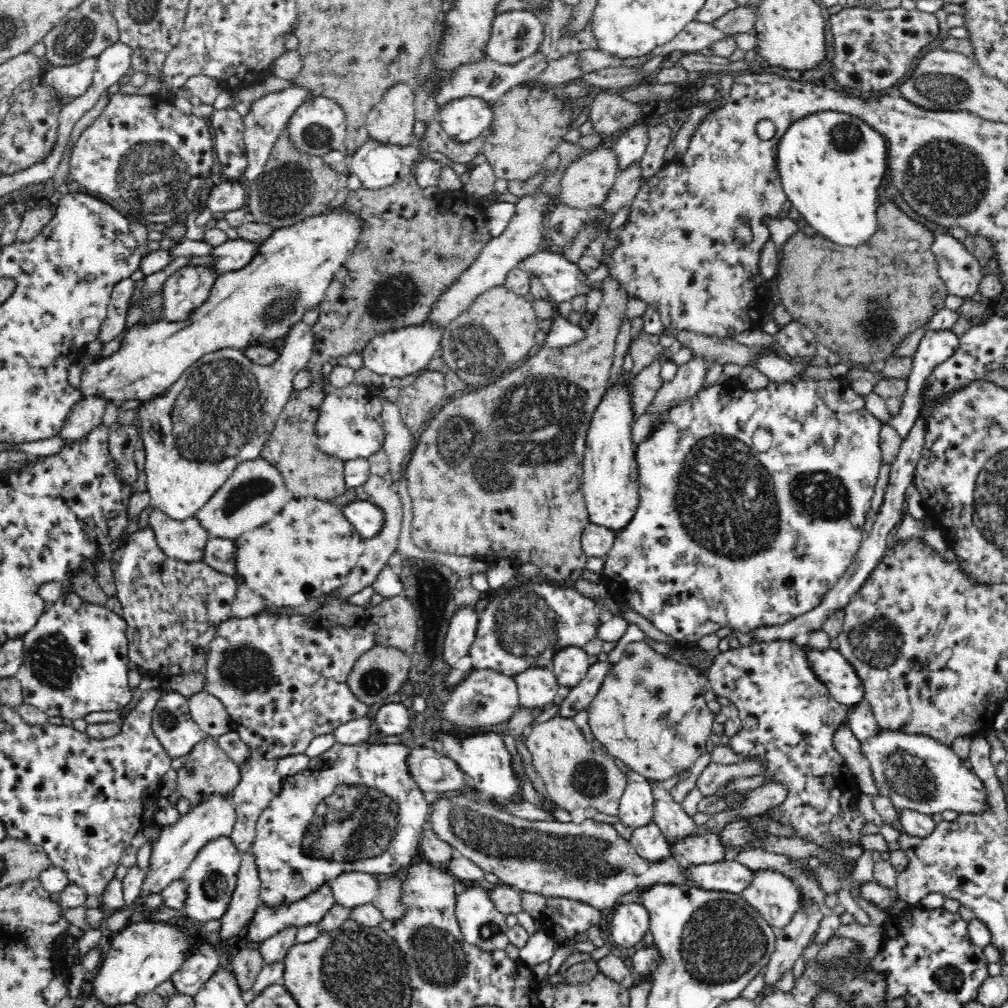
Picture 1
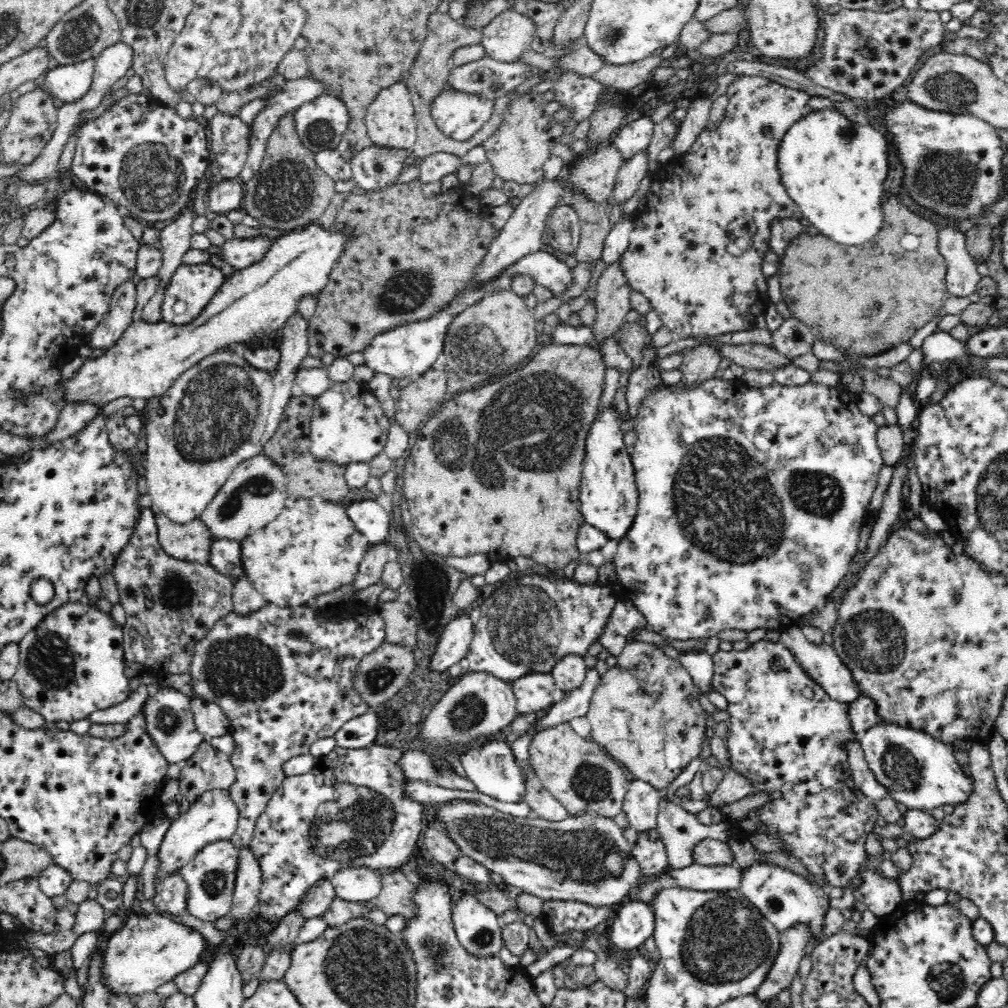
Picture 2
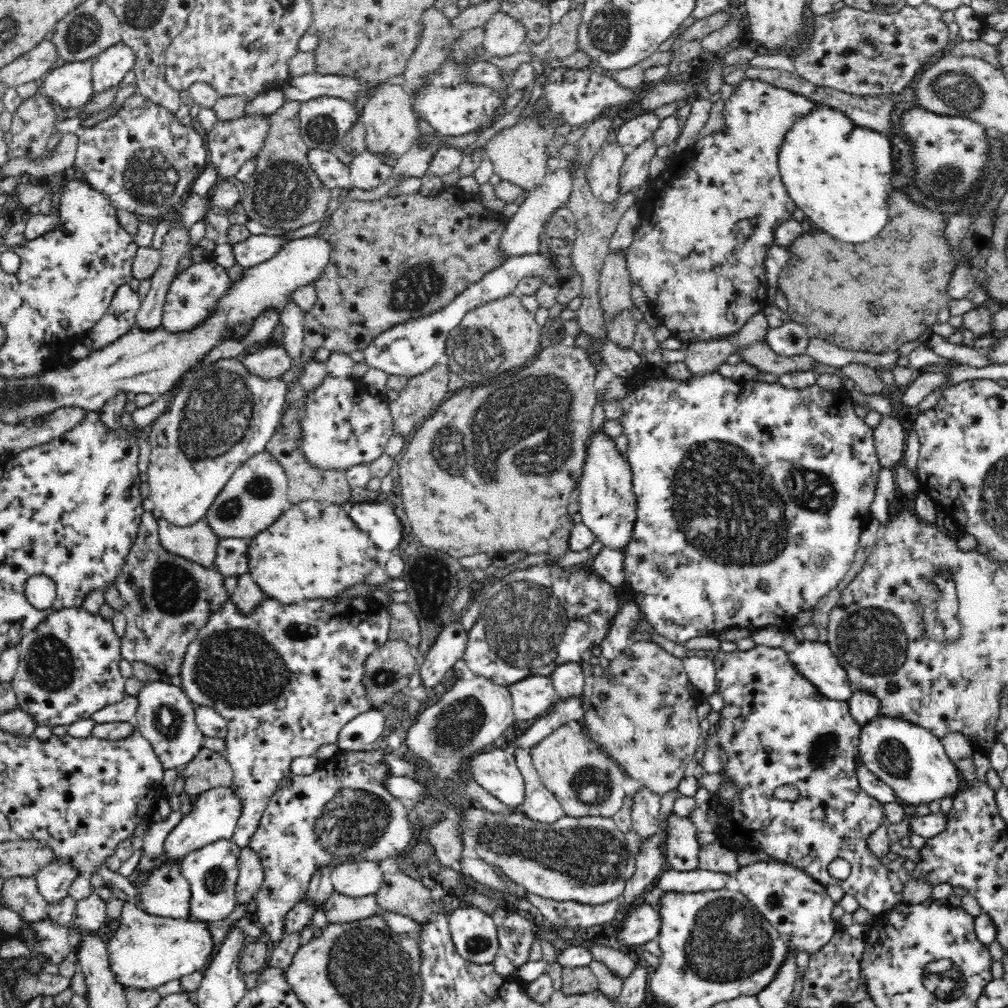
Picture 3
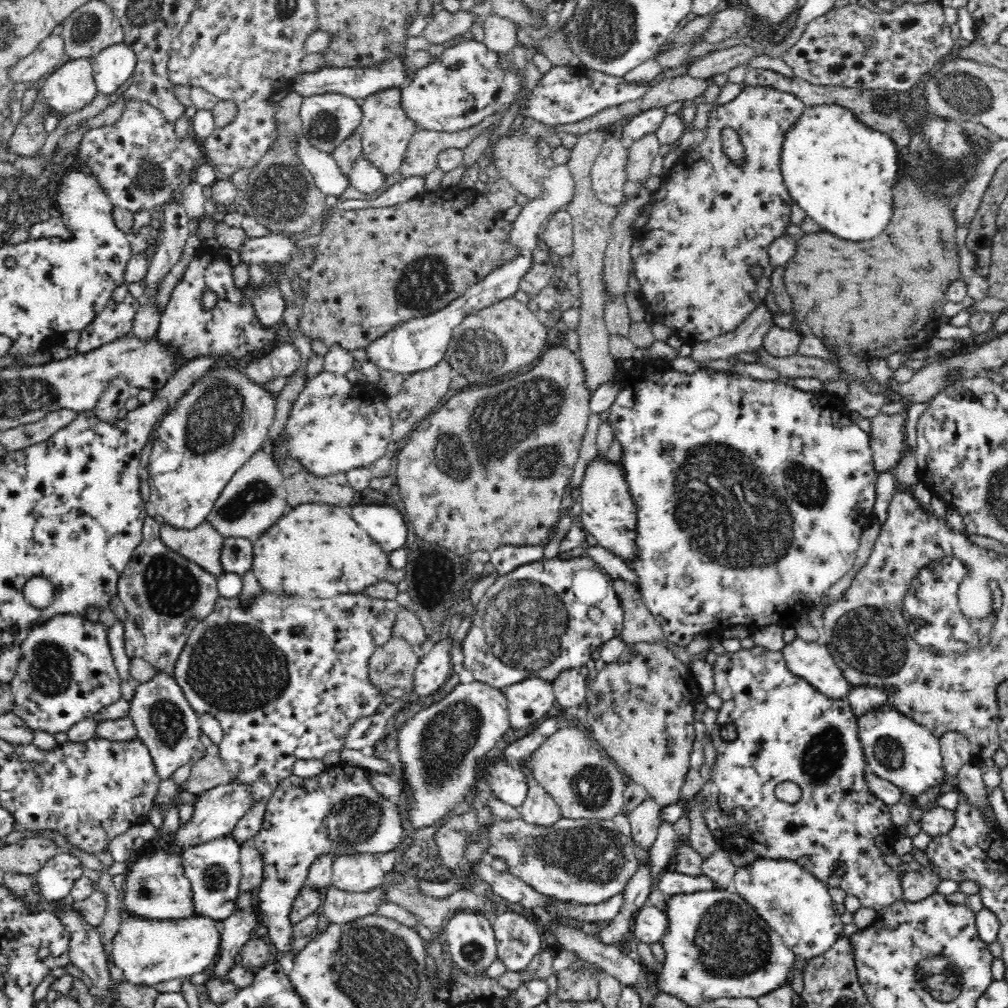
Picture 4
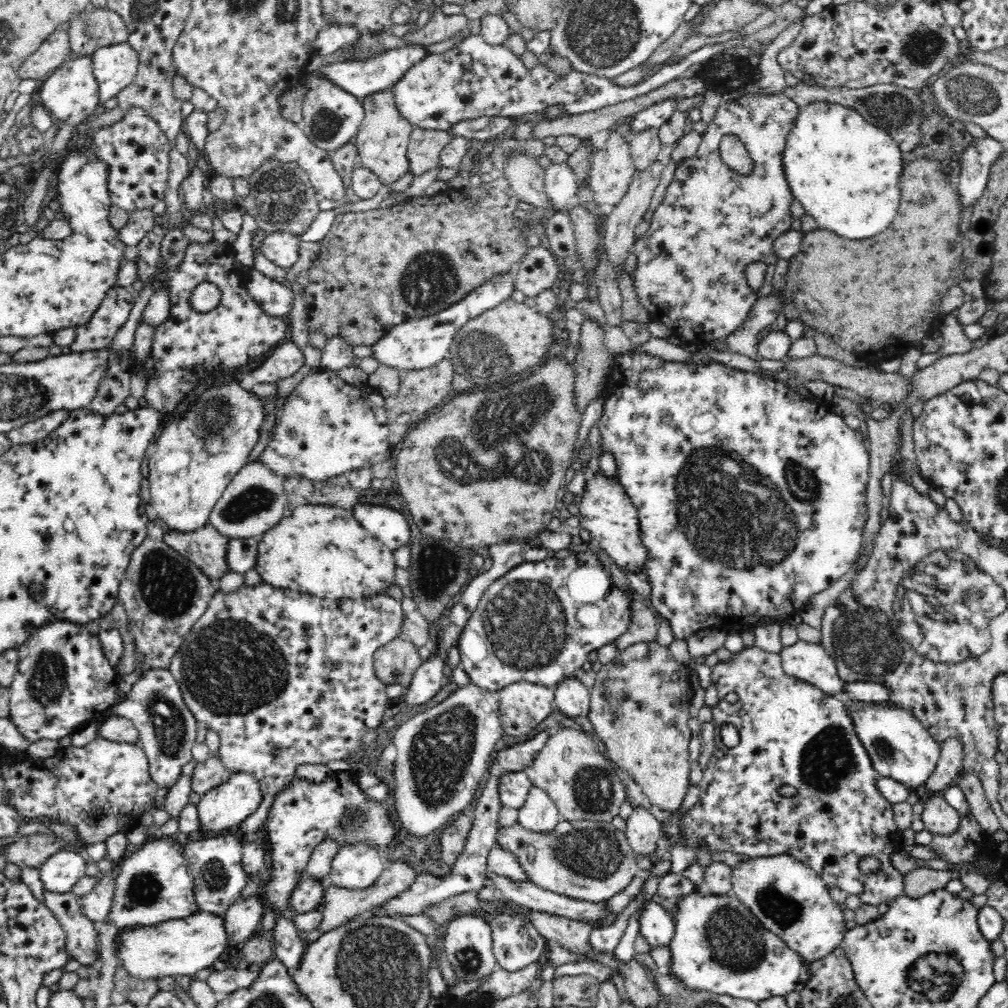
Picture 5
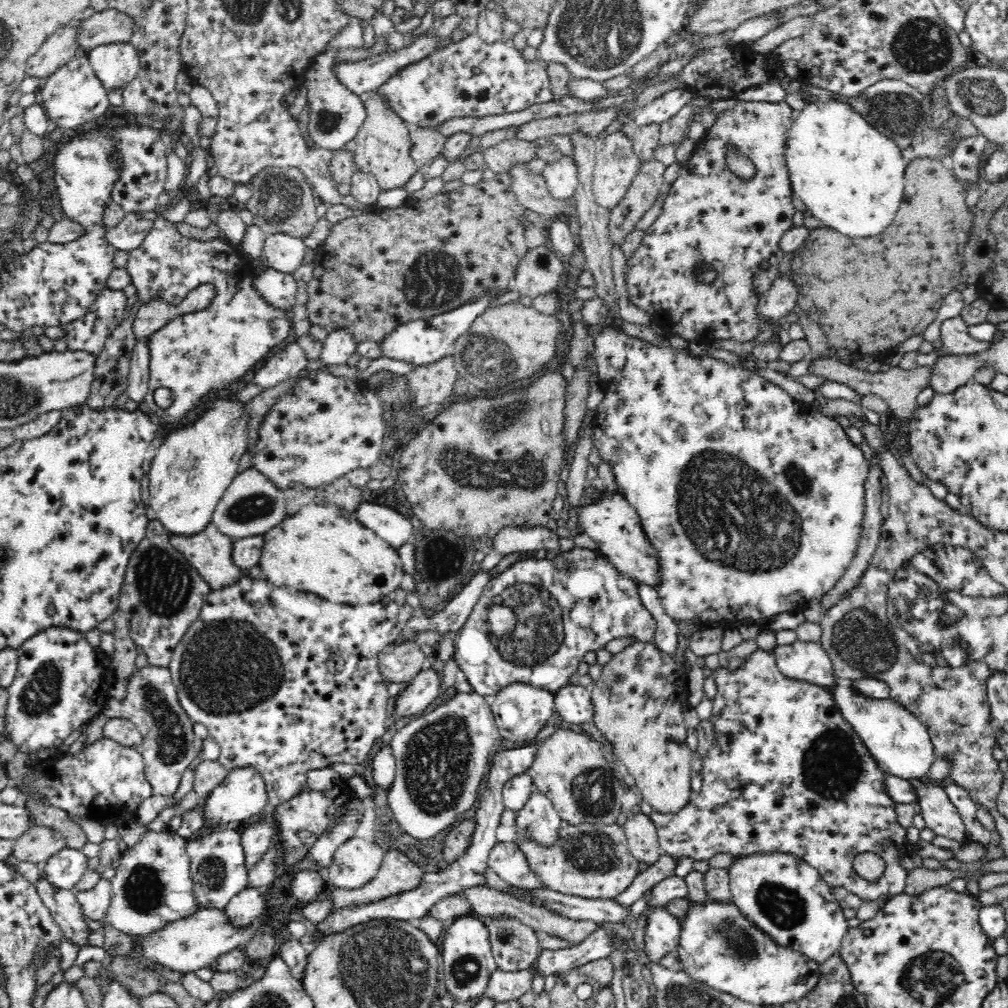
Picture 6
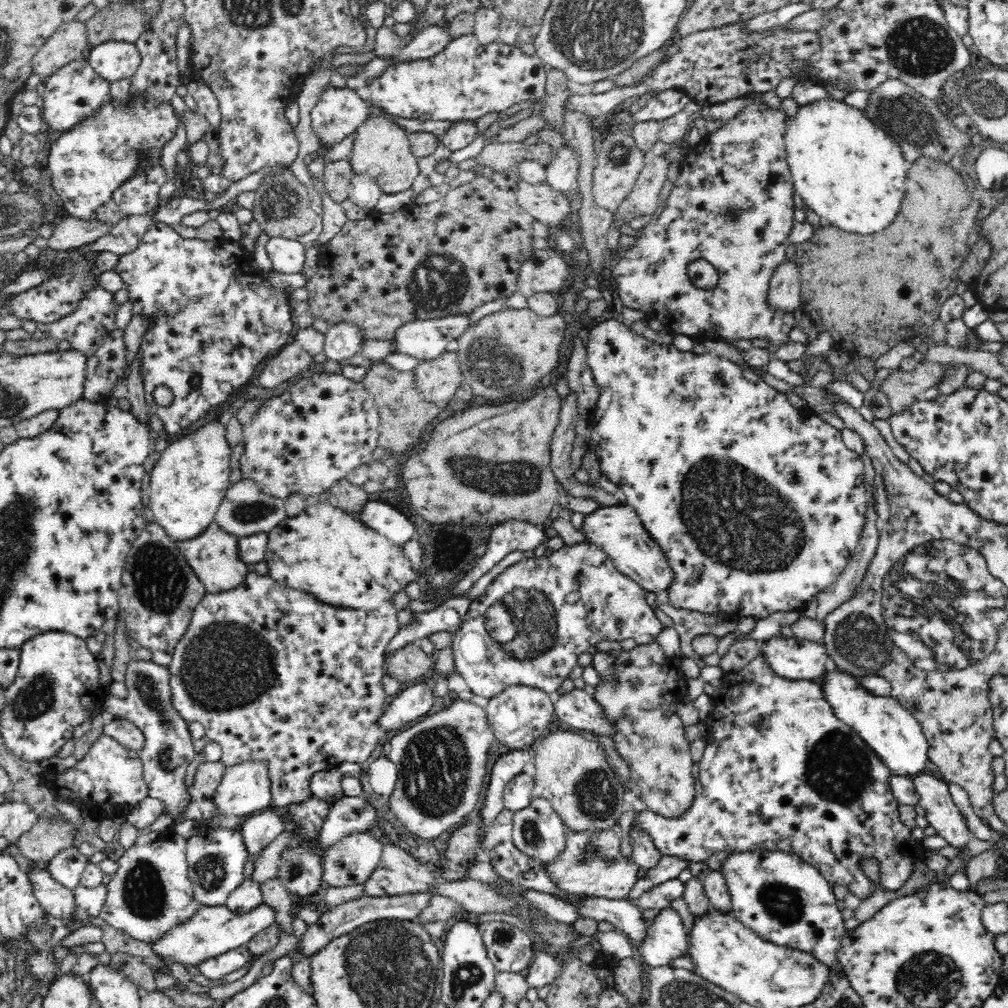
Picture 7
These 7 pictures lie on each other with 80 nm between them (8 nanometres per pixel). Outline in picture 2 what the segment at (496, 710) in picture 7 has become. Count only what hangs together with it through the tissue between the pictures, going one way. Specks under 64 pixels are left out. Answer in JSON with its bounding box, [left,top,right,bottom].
[510,673,565,716]

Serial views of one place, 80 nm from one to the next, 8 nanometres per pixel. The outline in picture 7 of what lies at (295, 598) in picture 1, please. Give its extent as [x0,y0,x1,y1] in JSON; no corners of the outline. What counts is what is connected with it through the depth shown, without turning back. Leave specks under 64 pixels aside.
[265,502,422,612]

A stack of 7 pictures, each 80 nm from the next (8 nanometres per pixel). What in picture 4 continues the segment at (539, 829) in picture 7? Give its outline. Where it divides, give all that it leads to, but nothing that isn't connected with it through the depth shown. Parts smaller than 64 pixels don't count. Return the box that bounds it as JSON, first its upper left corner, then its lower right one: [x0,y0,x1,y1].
[519,764,562,828]

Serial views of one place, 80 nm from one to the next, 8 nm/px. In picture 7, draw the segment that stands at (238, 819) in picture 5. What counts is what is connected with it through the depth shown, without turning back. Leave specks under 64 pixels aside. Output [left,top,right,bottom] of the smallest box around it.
[212,760,272,817]

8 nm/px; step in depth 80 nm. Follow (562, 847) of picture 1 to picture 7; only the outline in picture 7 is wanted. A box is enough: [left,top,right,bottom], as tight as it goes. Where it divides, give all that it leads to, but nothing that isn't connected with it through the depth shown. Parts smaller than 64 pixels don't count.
[543,826,639,900]

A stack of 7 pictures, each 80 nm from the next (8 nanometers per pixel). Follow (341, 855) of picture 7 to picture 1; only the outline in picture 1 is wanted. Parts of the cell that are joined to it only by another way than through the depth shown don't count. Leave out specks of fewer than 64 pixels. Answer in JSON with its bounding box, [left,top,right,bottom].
[329,872,381,908]

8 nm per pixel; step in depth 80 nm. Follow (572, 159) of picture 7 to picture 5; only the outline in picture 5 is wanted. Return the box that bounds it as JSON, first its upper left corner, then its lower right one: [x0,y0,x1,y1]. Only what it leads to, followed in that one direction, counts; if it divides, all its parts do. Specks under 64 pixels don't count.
[545,163,578,211]

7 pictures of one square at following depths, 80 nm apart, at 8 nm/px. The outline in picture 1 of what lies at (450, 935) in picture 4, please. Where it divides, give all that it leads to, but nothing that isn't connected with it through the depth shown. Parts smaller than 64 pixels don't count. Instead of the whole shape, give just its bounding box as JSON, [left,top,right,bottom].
[455,883,509,953]

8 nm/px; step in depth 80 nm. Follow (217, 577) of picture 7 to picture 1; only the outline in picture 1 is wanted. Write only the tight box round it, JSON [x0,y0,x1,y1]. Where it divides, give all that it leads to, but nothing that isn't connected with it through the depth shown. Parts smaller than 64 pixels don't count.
[148,510,210,562]

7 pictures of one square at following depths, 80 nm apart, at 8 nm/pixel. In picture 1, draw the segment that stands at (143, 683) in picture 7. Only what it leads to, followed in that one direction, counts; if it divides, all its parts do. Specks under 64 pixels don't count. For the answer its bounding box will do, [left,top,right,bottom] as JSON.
[152,692,205,759]

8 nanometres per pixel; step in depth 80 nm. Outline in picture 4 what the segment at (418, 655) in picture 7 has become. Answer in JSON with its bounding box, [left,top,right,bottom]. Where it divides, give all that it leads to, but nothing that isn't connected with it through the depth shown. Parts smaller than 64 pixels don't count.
[369,637,421,694]

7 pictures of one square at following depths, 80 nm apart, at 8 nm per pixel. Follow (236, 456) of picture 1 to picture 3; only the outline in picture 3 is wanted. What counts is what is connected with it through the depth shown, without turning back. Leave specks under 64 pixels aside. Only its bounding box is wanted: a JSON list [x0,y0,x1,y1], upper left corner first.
[146,296,305,526]

